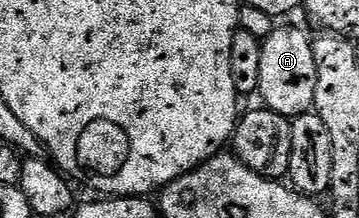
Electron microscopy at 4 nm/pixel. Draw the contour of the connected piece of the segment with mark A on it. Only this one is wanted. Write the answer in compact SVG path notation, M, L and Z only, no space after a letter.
M275 27L274 33L267 40L262 41L260 54L260 86L257 95L262 96L261 103L278 112L281 116L293 118L301 116L303 112L313 109L314 95L316 94L316 58L311 37L305 36L298 28Z

